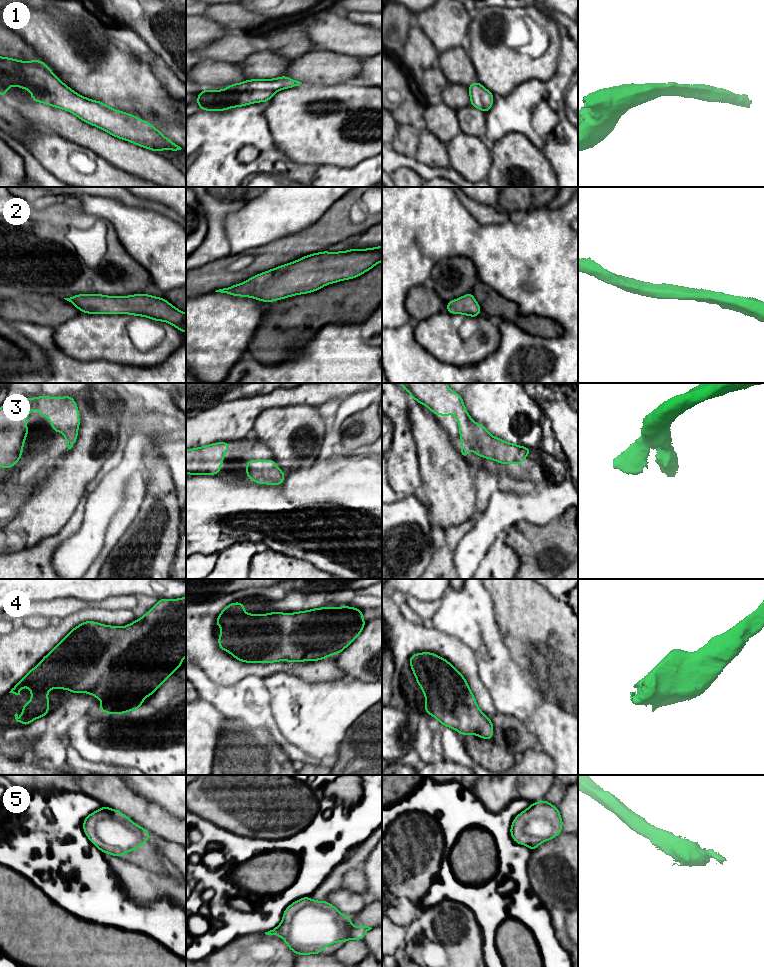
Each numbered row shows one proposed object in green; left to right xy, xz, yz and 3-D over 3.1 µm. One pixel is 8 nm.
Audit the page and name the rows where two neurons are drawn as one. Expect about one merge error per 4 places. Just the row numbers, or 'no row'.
no row

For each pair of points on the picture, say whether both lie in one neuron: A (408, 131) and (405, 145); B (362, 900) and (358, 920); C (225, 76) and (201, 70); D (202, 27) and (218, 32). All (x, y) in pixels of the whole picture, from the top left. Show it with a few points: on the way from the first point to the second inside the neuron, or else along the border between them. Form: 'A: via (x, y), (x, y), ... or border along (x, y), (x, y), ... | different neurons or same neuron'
A: via (406, 134), (405, 142) | same neuron
B: border along (371, 900), (361, 910), (350, 916) | different neurons
C: via (219, 74), (207, 72) | same neuron
D: via (206, 30), (214, 31) | same neuron

